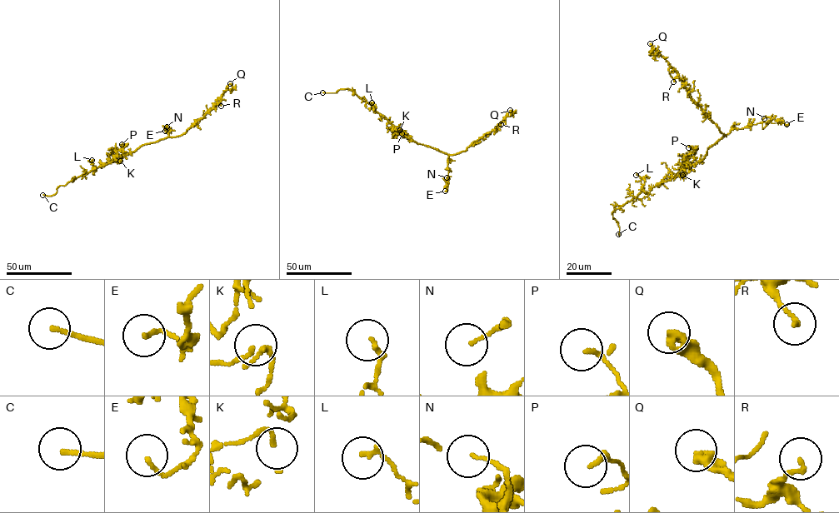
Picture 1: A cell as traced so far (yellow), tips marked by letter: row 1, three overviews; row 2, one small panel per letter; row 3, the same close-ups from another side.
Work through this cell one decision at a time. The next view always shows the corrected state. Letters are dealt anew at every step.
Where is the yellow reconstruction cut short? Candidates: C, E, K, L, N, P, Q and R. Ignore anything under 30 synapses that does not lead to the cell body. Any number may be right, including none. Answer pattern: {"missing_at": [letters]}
{"missing_at": ["C"]}

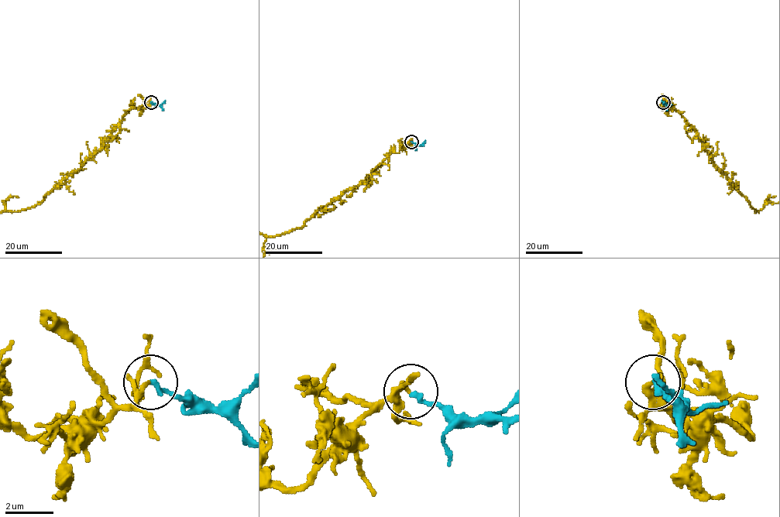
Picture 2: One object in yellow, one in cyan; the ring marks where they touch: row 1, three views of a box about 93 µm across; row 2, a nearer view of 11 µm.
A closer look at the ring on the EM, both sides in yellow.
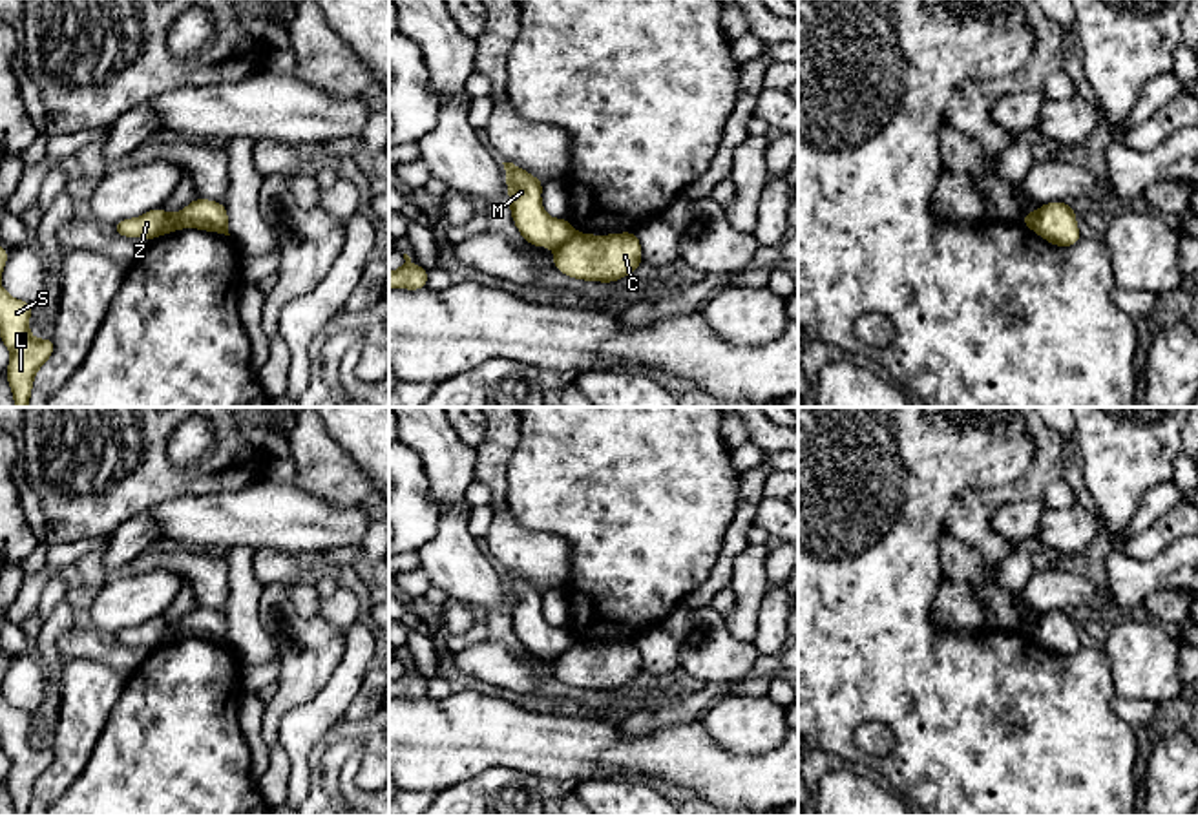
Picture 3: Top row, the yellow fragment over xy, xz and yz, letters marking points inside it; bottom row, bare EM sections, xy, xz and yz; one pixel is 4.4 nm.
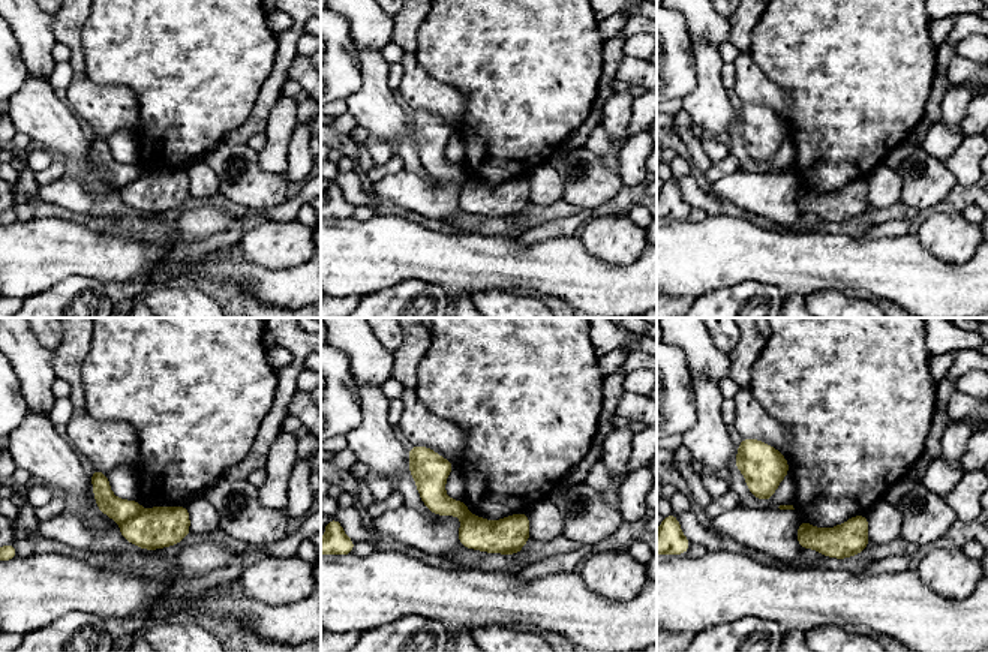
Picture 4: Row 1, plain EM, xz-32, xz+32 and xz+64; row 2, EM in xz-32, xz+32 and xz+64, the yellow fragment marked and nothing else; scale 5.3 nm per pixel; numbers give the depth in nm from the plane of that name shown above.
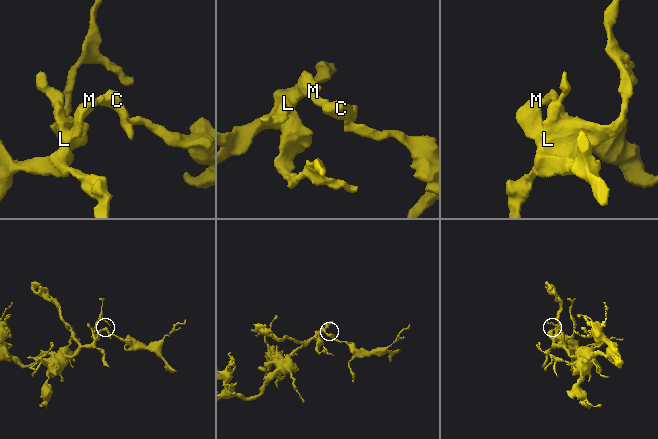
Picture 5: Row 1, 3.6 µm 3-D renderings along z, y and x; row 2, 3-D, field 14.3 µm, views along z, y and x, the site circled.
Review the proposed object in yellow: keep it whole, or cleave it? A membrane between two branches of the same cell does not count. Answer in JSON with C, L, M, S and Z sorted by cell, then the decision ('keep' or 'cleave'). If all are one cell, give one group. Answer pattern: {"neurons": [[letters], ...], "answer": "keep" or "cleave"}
{"neurons": [["C"], ["L", "M", "S", "Z"]], "answer": "cleave"}

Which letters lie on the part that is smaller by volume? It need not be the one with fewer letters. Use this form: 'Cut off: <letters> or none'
Cut off: C

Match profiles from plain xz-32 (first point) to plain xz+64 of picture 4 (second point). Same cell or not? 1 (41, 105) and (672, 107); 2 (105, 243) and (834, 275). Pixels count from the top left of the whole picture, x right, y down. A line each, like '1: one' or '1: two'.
1: two
2: one

